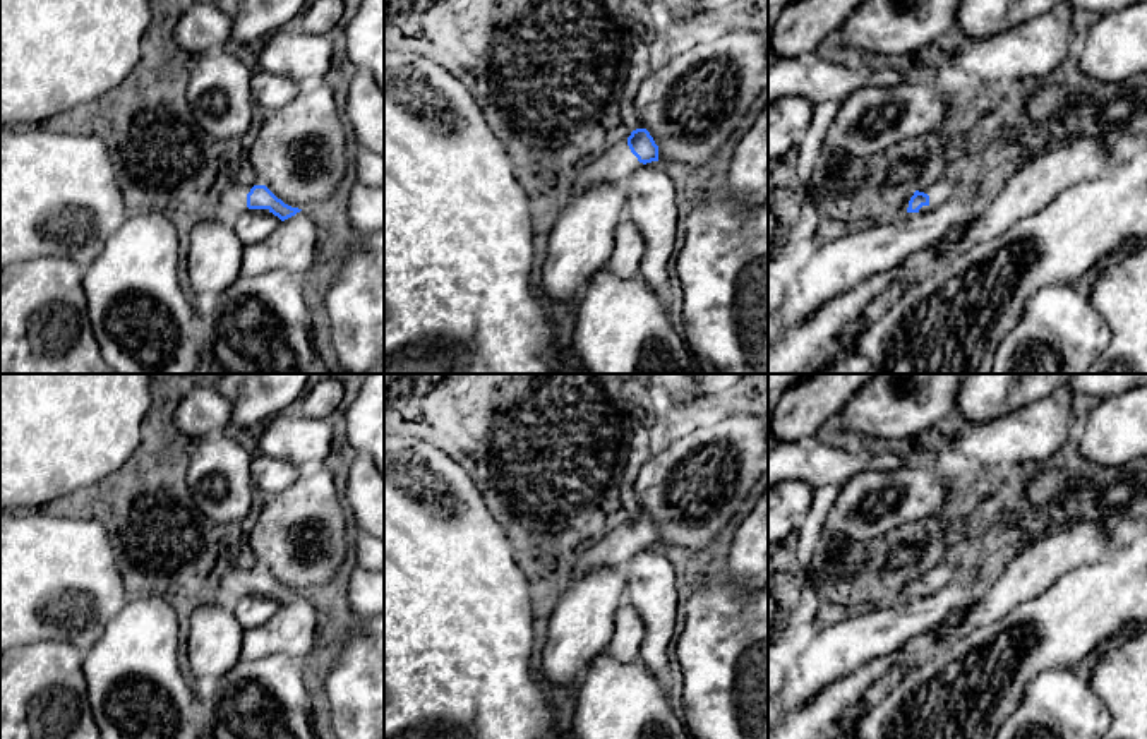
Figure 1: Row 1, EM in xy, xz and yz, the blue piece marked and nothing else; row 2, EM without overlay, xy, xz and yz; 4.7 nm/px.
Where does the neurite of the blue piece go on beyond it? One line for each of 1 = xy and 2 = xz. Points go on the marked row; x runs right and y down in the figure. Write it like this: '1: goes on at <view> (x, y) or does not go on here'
1: goes on at xy (234, 203)
2: goes on at xz (618, 165)

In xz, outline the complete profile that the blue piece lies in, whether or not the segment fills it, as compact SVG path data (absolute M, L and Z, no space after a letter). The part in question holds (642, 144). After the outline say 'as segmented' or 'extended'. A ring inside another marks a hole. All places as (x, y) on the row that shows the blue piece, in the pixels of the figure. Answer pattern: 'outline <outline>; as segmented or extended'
outline M636 129L595 163L581 170L573 195L600 183L626 185L641 165L652 161L658 161L658 146L646 129Z; extended

